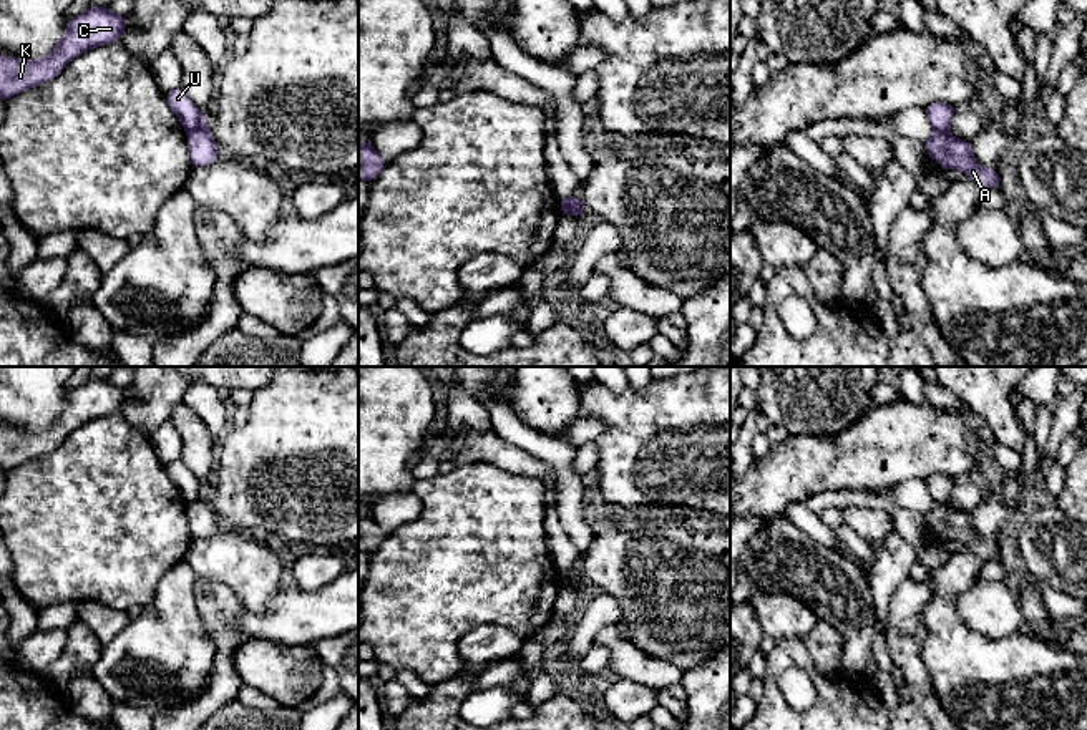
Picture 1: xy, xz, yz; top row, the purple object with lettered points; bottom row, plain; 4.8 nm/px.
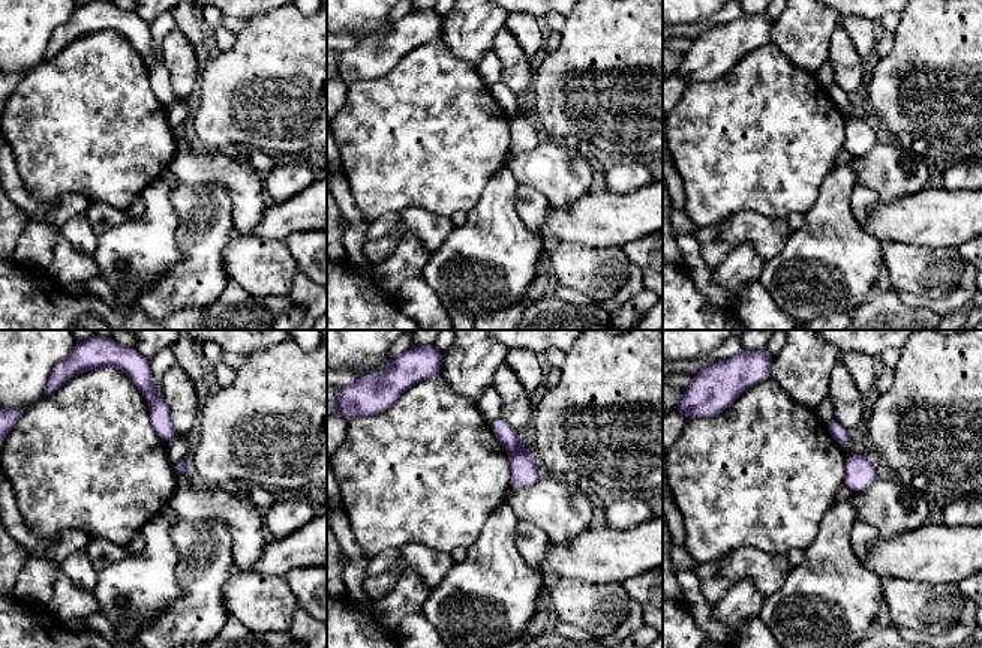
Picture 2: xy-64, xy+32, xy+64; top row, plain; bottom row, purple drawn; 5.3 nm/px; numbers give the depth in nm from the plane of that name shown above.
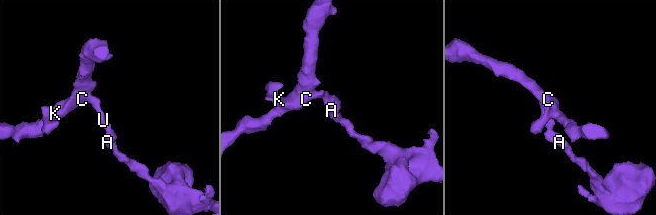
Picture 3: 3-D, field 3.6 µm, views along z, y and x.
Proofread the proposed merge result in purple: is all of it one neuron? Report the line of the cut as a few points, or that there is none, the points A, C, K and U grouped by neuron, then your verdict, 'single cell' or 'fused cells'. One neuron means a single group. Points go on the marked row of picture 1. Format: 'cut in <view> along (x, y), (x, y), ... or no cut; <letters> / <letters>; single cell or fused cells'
cut in xy along (204, 121), (188, 133); A / C K U; fused cells

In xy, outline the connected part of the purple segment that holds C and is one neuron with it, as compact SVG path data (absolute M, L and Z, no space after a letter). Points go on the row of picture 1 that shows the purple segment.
M91 7L68 20L65 35L43 60L25 61L0 55L0 100L51 81L81 53L108 45L126 32L126 15L118 15L108 7Z

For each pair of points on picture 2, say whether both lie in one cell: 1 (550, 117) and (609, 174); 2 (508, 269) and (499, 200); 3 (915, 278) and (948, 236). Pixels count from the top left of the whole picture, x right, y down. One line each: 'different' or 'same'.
1: different
2: same
3: different

